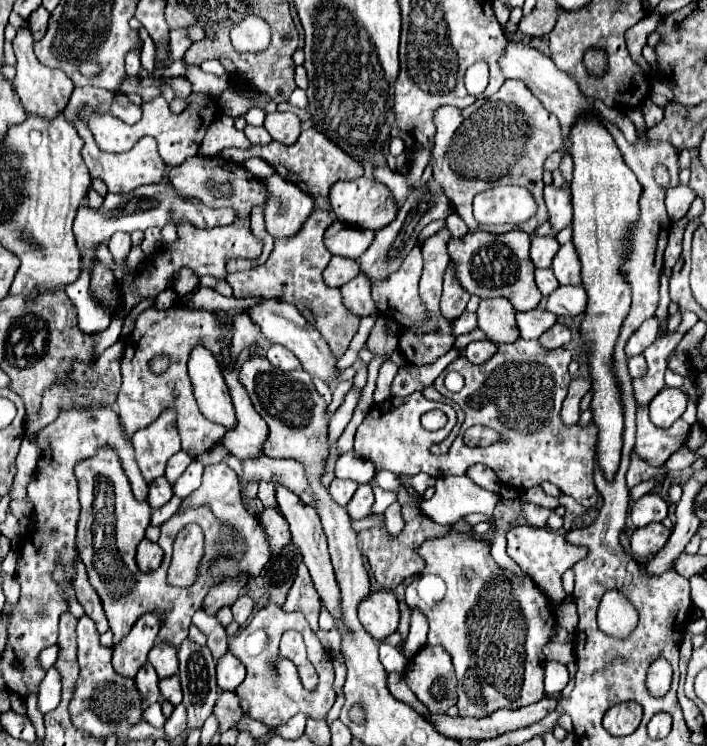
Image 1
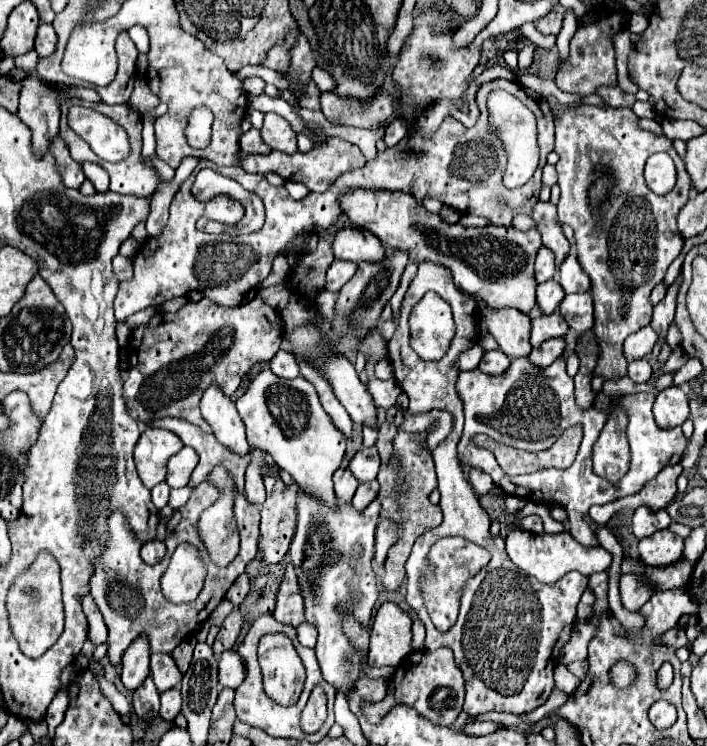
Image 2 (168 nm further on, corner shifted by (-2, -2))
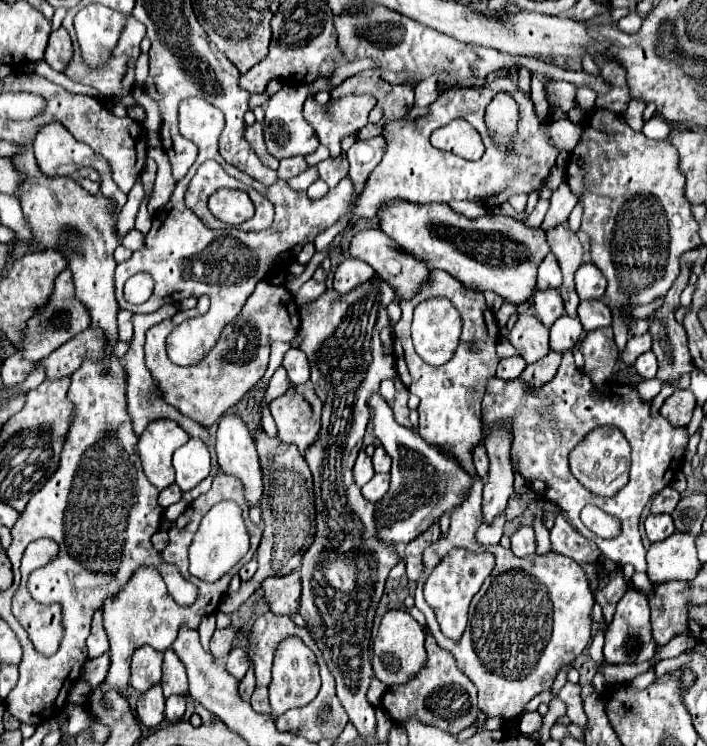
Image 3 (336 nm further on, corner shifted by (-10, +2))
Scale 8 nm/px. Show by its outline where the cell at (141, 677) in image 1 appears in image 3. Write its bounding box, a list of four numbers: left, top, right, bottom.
[136,684,164,728]

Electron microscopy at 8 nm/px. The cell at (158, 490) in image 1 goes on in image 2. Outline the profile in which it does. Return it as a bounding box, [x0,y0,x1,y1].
[152,482,170,510]

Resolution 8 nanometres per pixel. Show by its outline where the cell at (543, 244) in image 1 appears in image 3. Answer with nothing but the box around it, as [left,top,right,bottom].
[536,254,562,290]

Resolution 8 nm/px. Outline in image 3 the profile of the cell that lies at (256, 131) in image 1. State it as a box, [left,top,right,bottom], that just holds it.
[244,122,278,170]

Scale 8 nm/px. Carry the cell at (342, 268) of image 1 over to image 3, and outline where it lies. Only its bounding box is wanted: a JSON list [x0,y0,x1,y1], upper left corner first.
[334,258,376,294]

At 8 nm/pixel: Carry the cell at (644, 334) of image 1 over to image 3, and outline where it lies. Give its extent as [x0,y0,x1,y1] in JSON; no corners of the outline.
[620,334,652,364]

